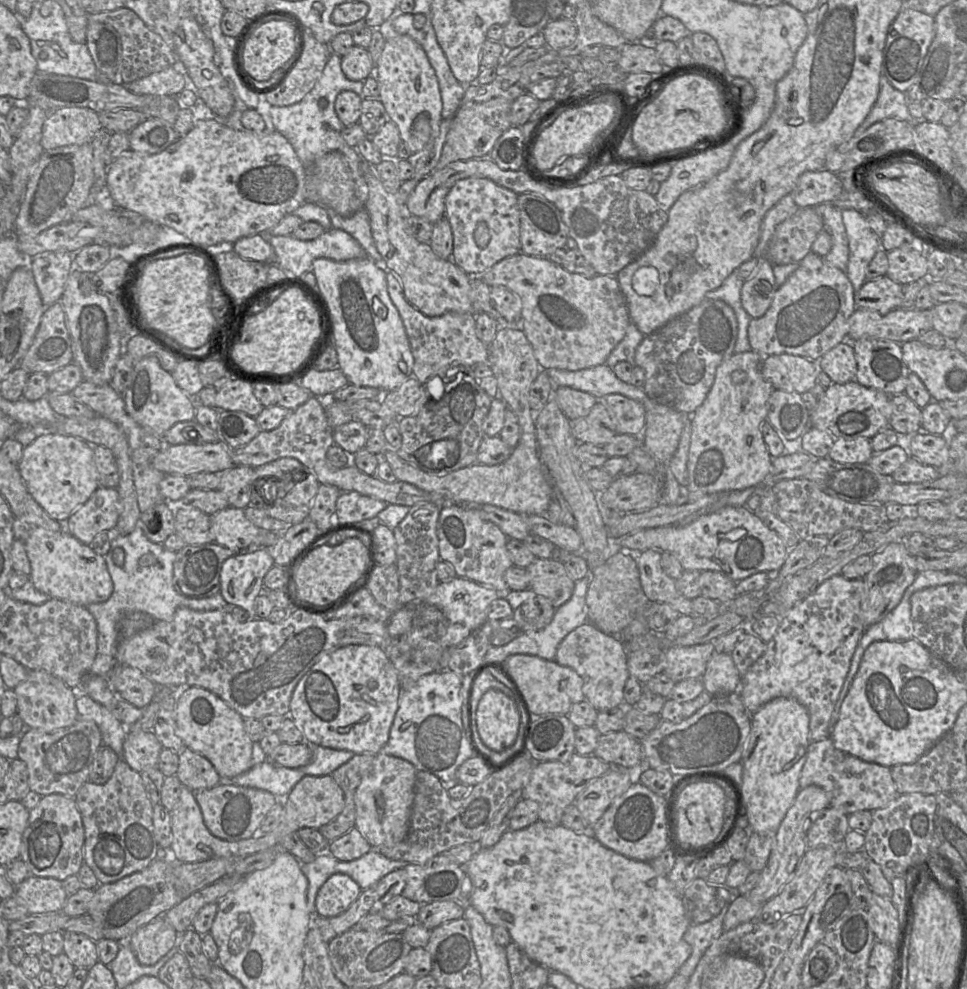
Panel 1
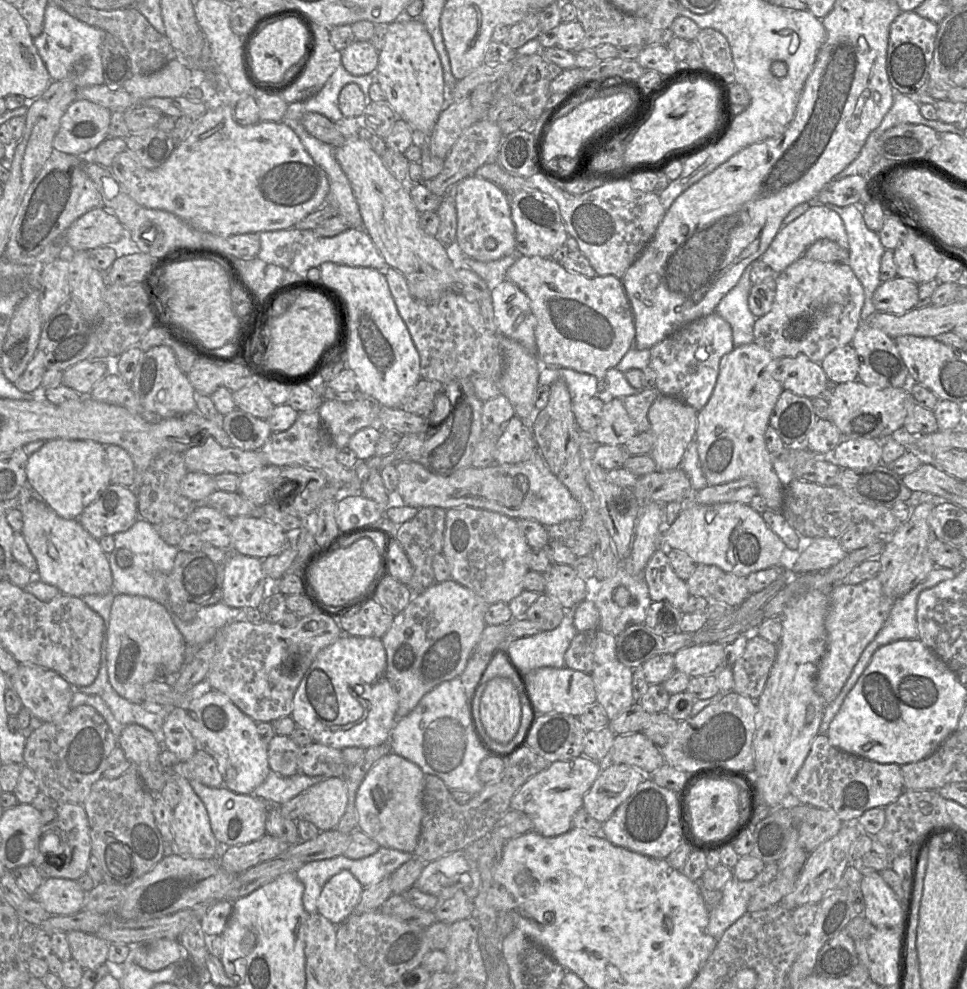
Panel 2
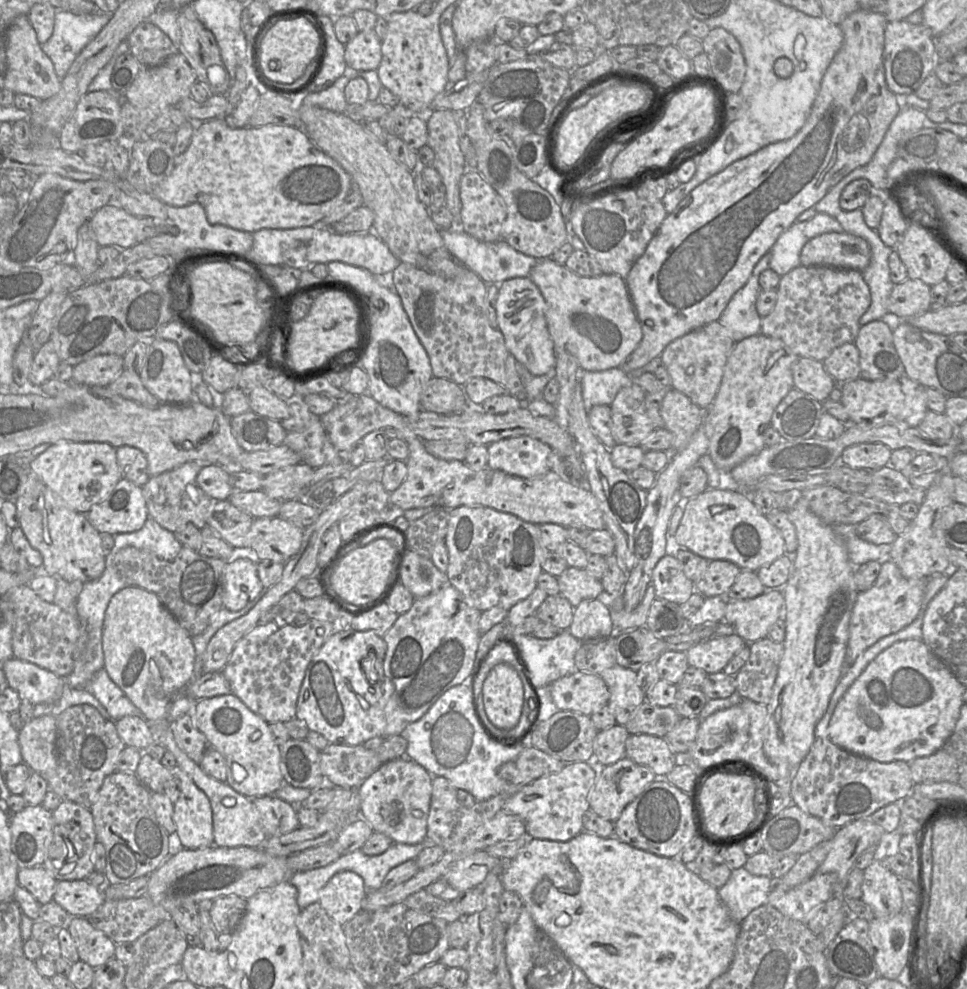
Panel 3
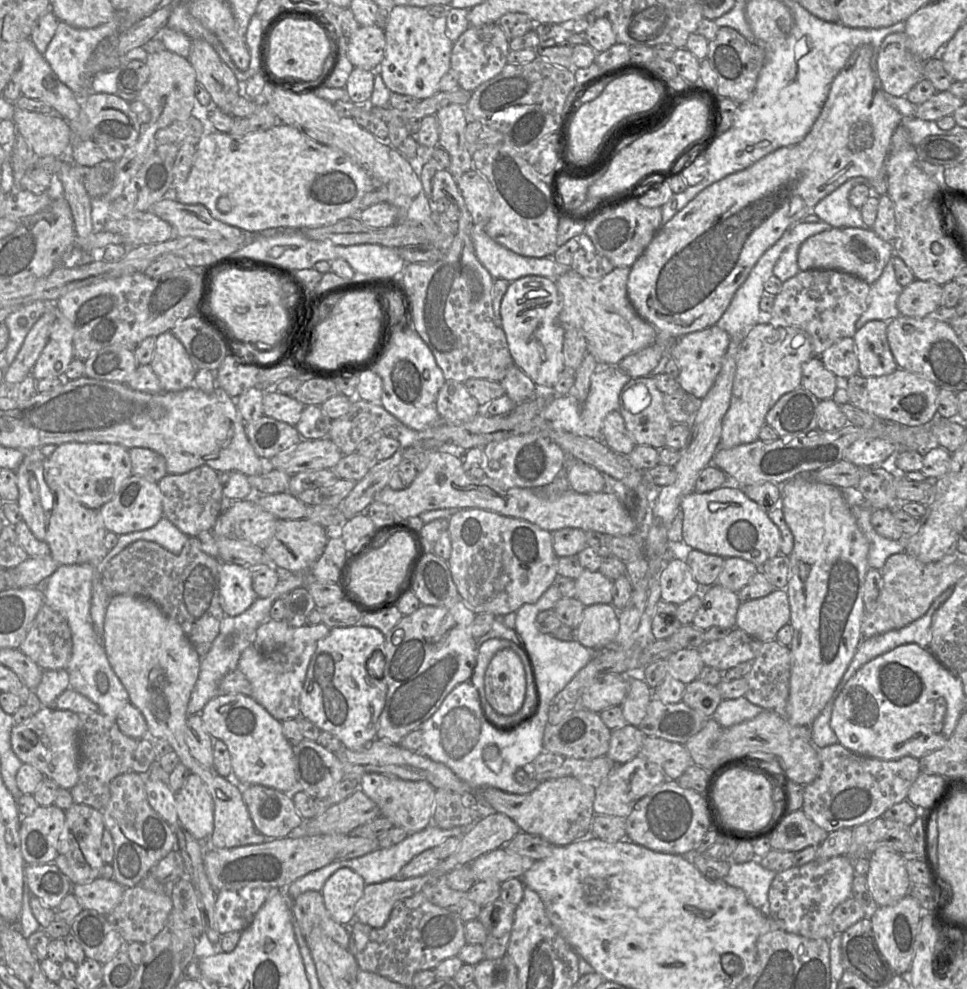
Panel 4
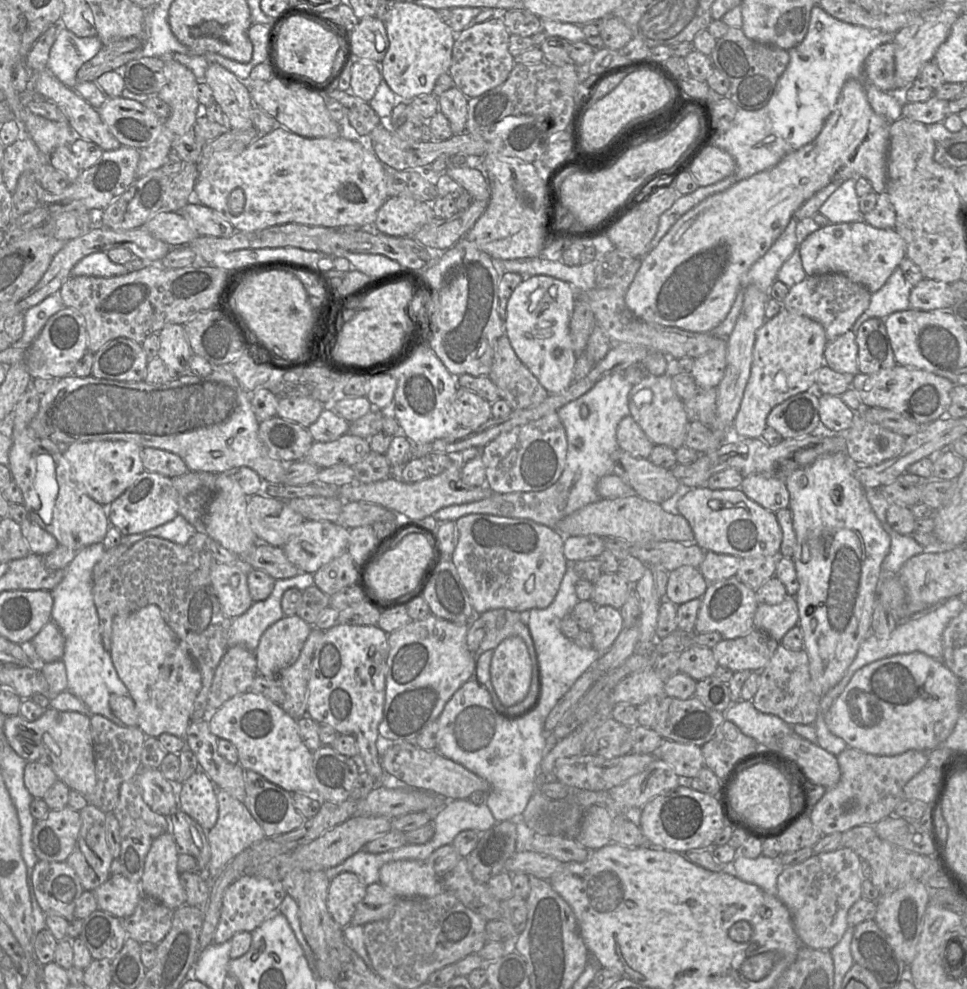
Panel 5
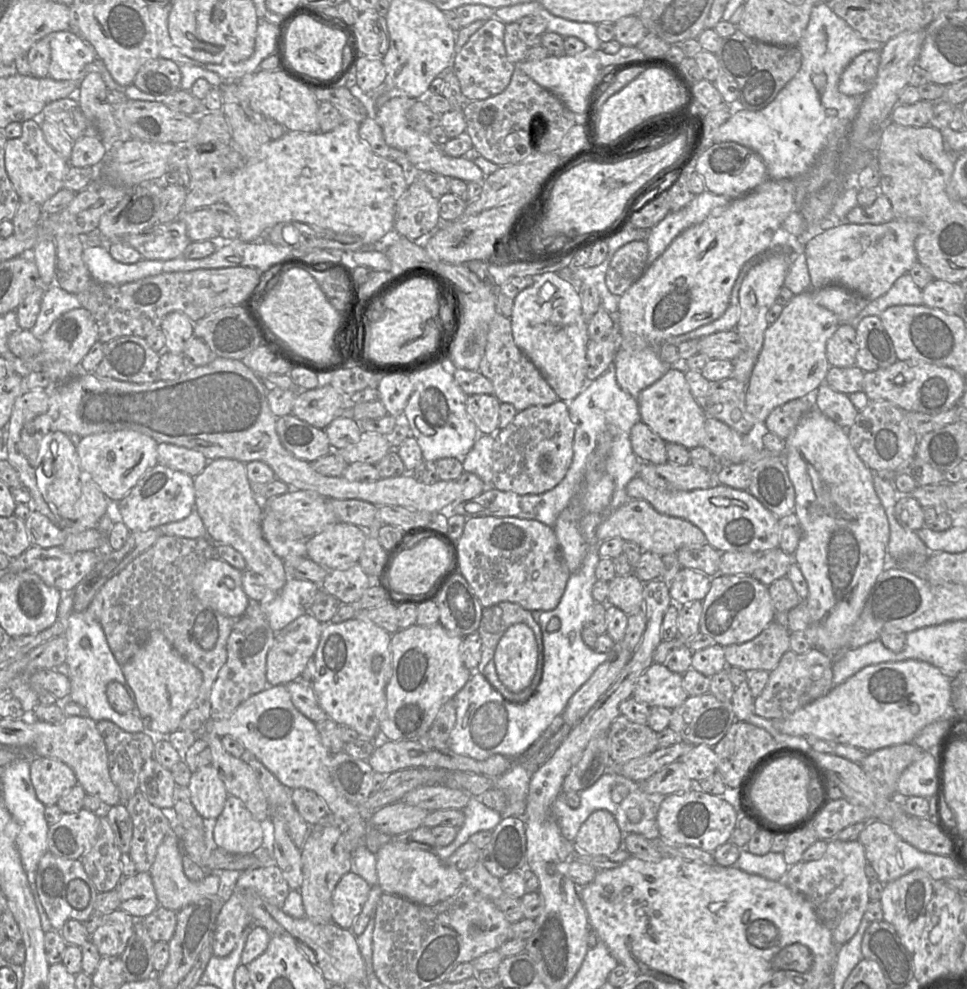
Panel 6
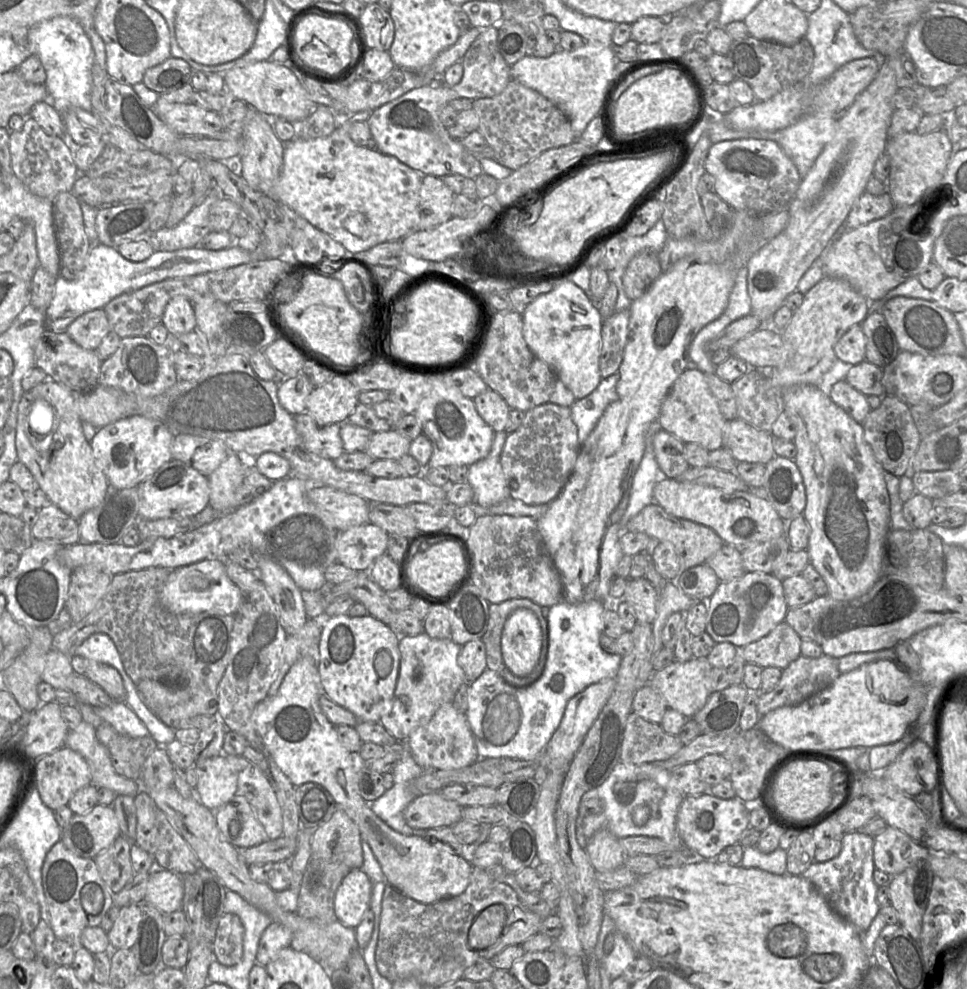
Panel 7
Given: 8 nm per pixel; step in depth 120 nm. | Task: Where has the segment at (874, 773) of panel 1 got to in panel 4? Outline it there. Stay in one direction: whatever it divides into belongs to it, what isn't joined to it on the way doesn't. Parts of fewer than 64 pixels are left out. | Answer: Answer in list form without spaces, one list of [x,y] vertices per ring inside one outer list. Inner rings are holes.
[[[840,743],[818,749],[821,769],[811,783],[804,786],[803,812],[828,833],[841,828],[851,828],[882,817],[891,806],[907,799],[910,787],[920,774],[919,760],[910,756],[897,760],[881,760],[861,756]]]

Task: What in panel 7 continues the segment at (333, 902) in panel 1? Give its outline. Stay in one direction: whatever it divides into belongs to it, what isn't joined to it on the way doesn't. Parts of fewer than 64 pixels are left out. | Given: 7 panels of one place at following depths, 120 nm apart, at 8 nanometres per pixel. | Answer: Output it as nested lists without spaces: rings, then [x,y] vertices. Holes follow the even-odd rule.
[[[362,869],[351,870],[341,881],[334,898],[337,920],[355,929],[370,909],[372,882]]]

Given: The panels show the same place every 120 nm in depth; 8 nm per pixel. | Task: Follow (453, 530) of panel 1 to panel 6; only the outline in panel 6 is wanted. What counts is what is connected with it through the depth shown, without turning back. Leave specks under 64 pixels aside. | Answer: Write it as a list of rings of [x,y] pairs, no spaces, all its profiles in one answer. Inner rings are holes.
[[[467,518],[462,536],[455,545],[455,561],[483,608],[512,602],[529,611],[553,610],[571,574],[560,556],[553,527],[534,519]]]

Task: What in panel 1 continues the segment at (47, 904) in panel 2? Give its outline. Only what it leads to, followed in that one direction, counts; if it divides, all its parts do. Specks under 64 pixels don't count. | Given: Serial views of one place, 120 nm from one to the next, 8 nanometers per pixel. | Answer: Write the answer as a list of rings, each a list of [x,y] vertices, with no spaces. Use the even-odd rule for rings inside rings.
[[[35,875],[28,876],[17,885],[14,896],[22,902],[30,915],[59,913],[68,898],[62,881]]]

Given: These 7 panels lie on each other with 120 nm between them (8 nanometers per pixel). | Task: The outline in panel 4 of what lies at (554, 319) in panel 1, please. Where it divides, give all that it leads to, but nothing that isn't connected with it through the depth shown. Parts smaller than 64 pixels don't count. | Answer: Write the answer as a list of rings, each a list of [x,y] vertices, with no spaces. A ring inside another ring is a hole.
[[[631,267],[614,268],[600,280],[587,280],[570,270],[555,280],[562,299],[562,309],[558,322],[567,328],[577,328],[587,341],[587,352],[591,353],[600,365],[618,365],[626,356],[658,341],[659,332],[634,309],[627,294],[627,282]]]

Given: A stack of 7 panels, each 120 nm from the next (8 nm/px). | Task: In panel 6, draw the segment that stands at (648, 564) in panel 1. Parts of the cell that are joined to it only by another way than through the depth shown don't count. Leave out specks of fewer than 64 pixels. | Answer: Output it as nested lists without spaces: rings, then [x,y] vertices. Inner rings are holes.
[[[681,568],[669,584],[669,592],[673,603],[702,601],[711,587],[711,577],[691,568]]]

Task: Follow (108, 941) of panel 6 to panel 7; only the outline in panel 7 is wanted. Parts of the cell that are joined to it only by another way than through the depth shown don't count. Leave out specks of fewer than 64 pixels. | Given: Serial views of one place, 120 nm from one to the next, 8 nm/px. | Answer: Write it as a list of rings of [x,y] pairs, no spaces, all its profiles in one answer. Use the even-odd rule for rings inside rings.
[[[138,905],[120,909],[112,928],[107,932],[111,951],[132,948],[138,937],[140,921],[141,912]]]

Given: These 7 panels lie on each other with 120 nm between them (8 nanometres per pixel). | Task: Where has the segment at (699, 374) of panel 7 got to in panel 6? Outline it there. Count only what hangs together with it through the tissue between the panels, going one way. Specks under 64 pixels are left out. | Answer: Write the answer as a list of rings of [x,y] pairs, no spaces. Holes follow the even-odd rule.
[[[670,368],[659,380],[643,389],[637,397],[641,421],[666,442],[677,443],[687,449],[703,446],[706,415],[692,396],[685,373]]]

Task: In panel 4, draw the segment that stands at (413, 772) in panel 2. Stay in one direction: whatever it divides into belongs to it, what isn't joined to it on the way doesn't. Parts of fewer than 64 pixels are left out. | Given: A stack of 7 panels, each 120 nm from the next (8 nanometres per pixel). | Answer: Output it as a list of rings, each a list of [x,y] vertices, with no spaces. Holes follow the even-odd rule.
[[[367,773],[361,777],[359,789],[377,804],[380,809],[380,816],[388,818],[395,827],[404,829],[408,834],[421,831],[432,822],[436,789],[425,780],[410,781],[382,773]]]

